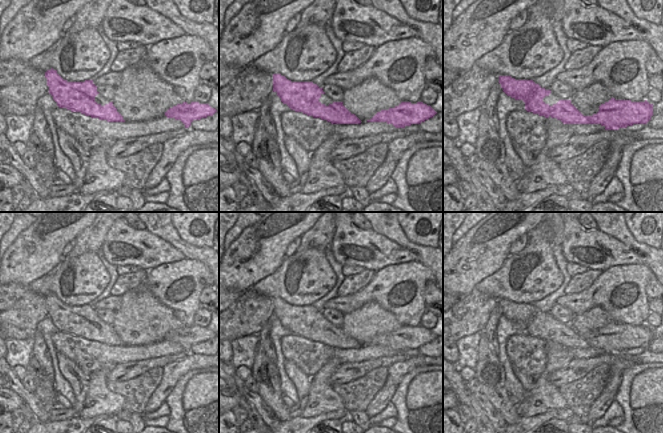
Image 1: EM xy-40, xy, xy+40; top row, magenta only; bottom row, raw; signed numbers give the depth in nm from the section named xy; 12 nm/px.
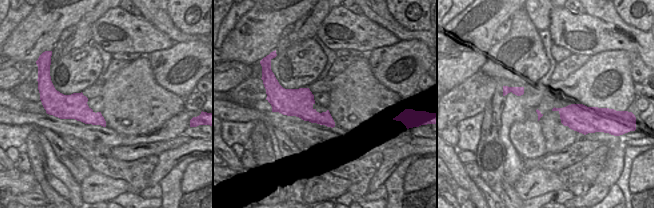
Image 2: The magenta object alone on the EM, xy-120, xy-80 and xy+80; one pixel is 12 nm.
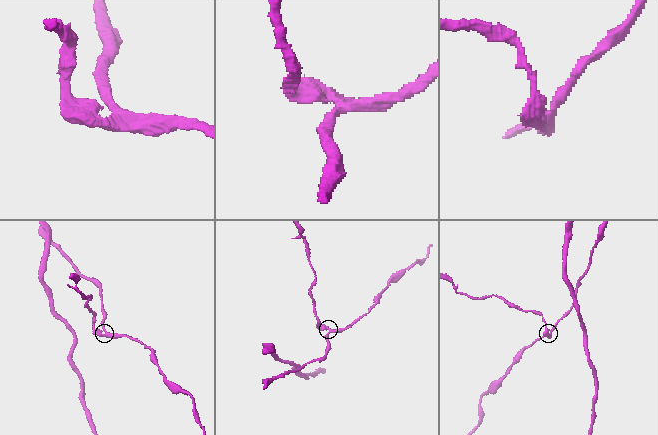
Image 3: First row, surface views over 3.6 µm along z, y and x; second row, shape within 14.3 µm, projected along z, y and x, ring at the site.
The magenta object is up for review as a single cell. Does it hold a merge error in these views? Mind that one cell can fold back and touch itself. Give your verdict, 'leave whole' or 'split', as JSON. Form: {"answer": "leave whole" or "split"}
{"answer": "split"}

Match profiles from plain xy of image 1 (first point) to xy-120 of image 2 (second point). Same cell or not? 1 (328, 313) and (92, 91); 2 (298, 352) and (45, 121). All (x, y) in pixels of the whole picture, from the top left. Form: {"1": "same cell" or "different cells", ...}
{"1": "different cells", "2": "same cell"}

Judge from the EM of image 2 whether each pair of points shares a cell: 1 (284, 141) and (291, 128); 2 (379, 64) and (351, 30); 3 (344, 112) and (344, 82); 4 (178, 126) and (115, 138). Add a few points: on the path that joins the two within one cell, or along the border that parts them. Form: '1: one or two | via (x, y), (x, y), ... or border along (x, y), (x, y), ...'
1: two | border along (274, 128), (282, 131), (297, 148)
2: two | border along (392, 44), (386, 47), (377, 47), (367, 54)
3: one | via (344, 105), (344, 89)
4: one | via (162, 134), (149, 139), (131, 139)

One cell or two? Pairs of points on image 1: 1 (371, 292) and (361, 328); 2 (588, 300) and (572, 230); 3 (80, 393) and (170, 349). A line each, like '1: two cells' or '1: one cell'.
1: two cells
2: two cells
3: two cells

